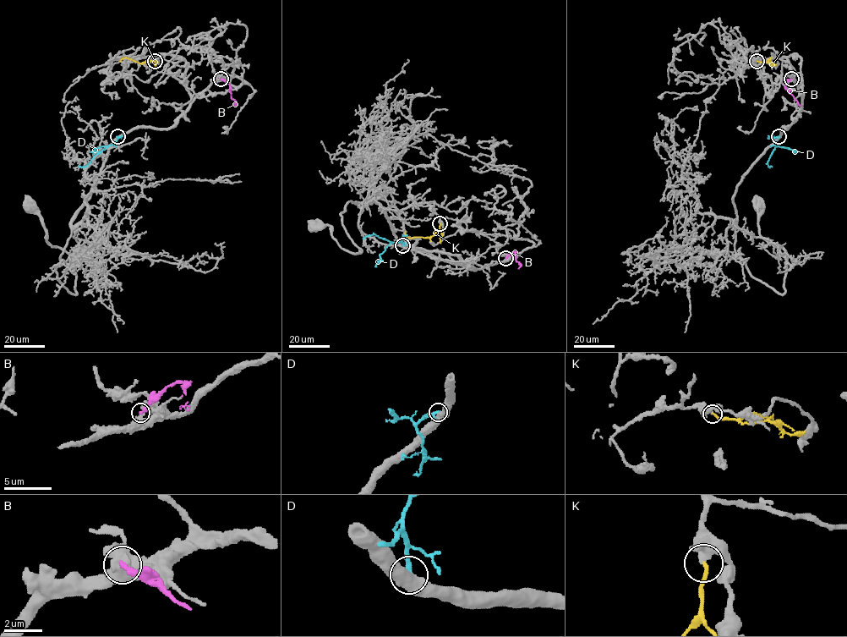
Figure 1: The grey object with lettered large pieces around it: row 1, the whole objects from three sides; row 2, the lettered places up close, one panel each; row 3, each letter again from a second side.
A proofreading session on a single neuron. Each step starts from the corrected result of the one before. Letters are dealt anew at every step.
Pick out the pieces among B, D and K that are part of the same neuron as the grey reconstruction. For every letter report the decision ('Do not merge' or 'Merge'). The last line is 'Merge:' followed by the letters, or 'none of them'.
B: Do not merge
D: Do not merge
K: Do not merge
Merge: none of them

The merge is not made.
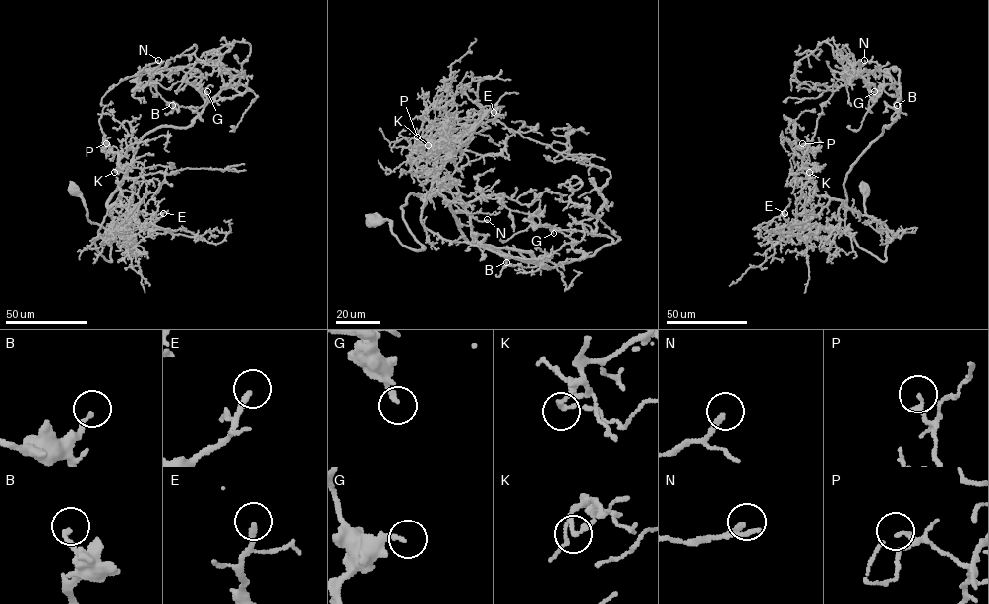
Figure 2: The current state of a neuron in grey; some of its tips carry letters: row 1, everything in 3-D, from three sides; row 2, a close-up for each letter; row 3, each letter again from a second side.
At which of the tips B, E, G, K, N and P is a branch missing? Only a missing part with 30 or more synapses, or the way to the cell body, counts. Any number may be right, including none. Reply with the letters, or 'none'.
E

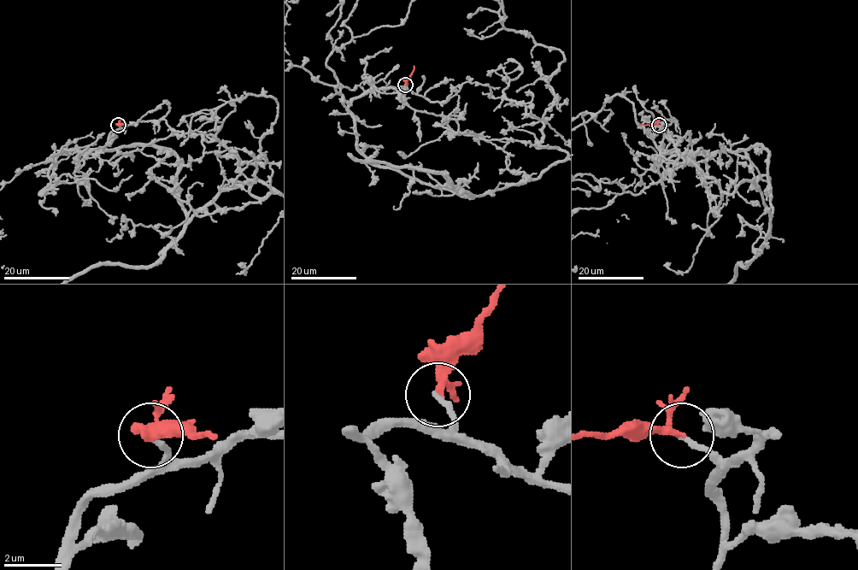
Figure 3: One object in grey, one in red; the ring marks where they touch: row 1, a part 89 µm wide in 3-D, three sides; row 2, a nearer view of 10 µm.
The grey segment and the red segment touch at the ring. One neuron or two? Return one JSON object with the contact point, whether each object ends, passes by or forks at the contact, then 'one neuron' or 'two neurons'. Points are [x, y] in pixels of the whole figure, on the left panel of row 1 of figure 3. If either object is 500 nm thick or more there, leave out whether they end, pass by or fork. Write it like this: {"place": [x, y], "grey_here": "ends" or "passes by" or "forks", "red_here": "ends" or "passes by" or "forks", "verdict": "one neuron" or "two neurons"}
{"place": [118, 125], "grey_here": "ends", "red_here": "forks", "verdict": "one neuron"}

